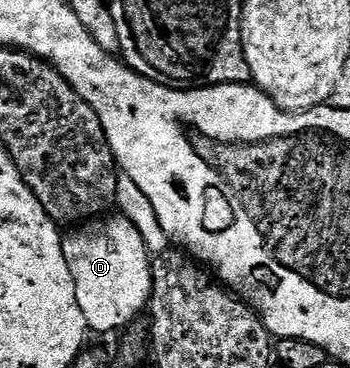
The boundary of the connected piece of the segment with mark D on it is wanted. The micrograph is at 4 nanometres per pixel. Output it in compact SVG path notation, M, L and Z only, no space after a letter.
M115 214L89 219L63 235L65 265L69 265L69 273L73 273L77 305L81 305L81 313L85 313L85 321L92 332L122 332L148 310L151 302L152 252L139 232L138 222Z

